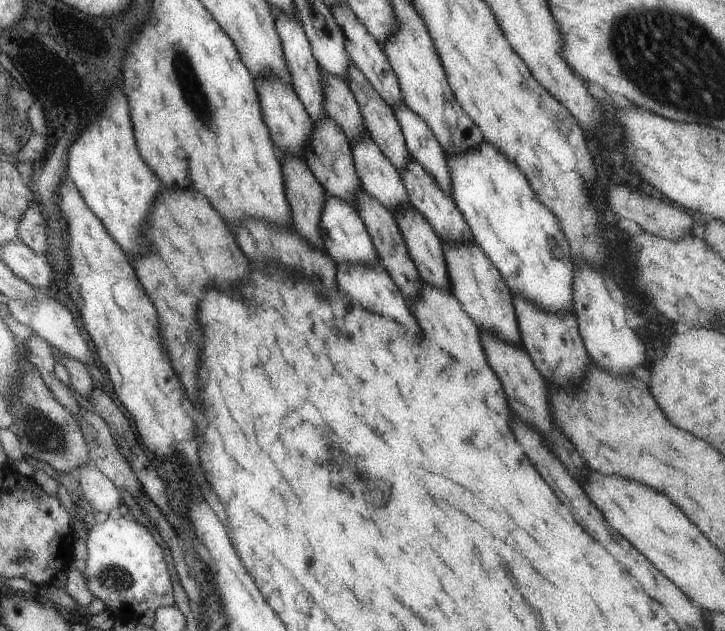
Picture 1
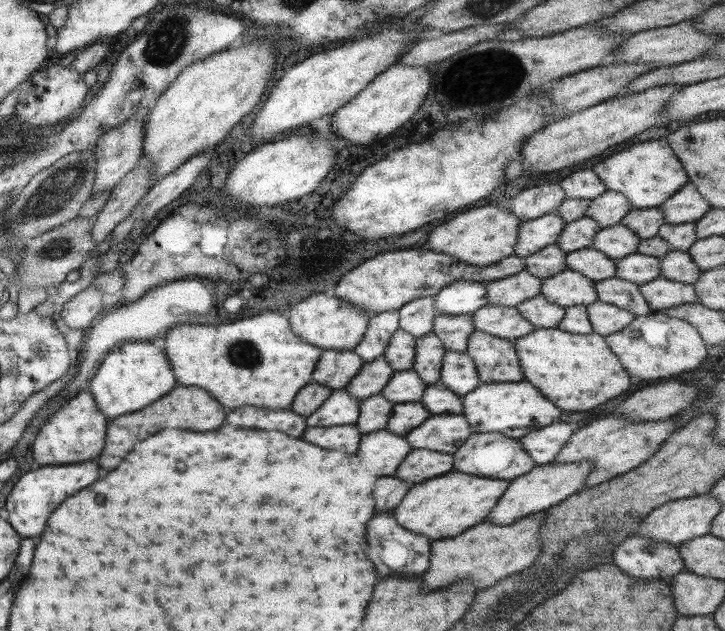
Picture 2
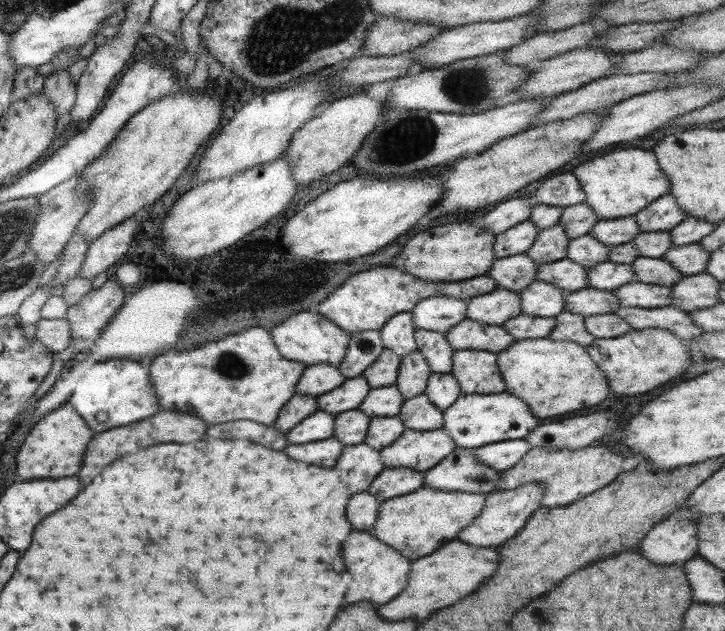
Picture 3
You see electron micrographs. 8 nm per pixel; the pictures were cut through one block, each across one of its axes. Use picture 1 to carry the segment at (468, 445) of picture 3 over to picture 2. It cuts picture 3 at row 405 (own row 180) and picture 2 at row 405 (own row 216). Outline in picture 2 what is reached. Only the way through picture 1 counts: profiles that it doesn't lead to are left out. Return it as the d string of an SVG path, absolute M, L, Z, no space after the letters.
M530 382L480 383L462 396L462 414L472 433L498 432L519 439L528 432L539 430L559 416L559 408L543 400Z

